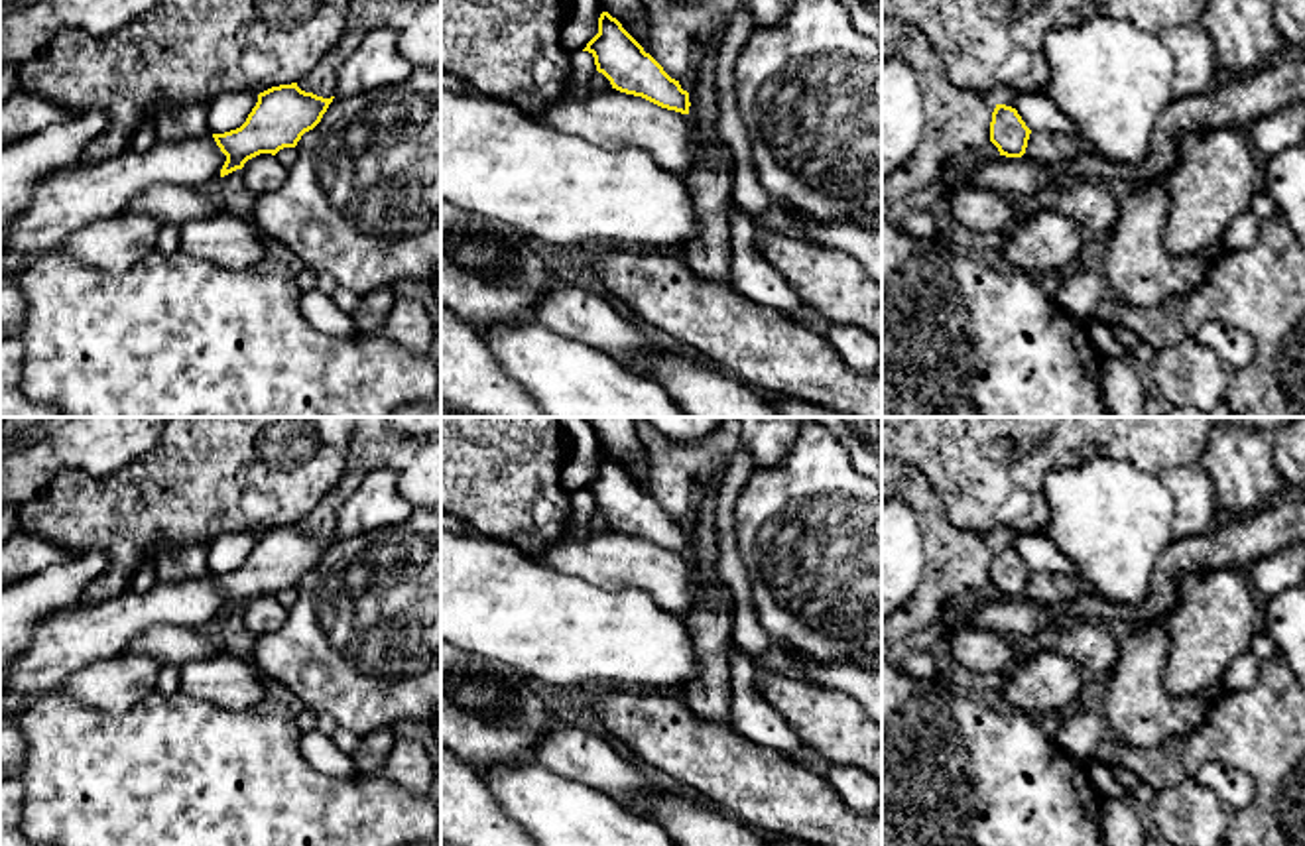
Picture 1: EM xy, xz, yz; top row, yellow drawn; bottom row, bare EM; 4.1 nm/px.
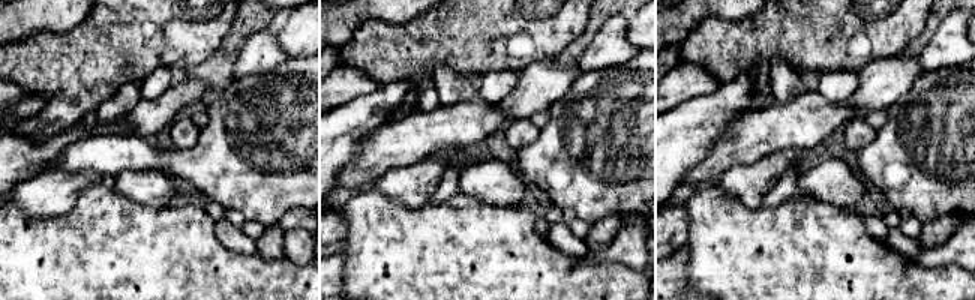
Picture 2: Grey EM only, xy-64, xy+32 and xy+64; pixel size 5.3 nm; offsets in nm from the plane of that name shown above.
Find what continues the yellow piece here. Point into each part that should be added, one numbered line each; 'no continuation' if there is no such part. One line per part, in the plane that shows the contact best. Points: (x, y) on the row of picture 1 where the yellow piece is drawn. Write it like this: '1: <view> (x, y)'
no continuation

